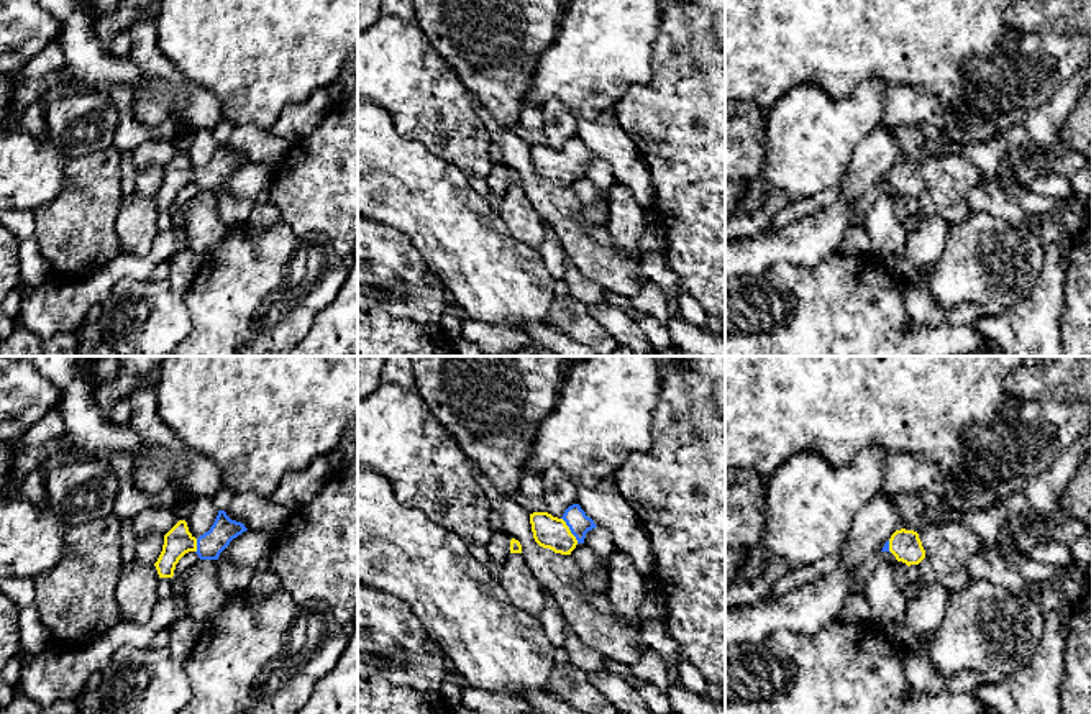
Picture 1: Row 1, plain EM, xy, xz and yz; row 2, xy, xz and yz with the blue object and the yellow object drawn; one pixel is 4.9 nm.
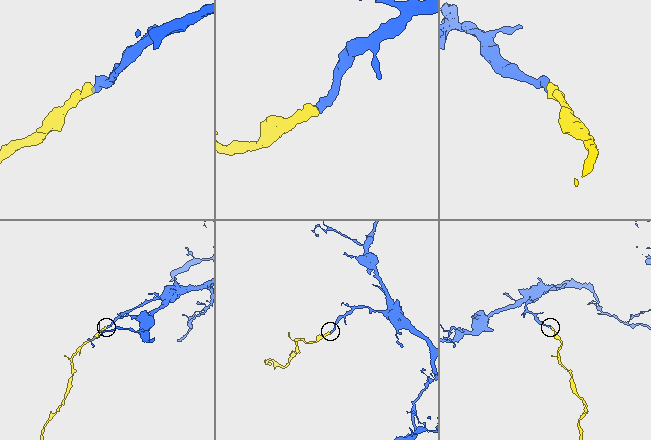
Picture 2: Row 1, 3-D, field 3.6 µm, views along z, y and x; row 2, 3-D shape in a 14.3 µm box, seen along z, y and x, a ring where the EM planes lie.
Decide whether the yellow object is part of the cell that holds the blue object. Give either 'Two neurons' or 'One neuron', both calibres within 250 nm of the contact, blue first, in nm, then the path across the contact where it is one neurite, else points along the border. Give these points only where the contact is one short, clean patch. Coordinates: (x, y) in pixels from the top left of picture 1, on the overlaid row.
One neuron. Thickness 110 nm (blue) against 160 nm. Path across: xz (579, 524), (570, 529), (550, 532)

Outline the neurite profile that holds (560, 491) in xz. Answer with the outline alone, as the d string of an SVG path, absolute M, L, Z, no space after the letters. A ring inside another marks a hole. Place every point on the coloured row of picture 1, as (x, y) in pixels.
M546 471L543 474L545 492L543 497L548 506L548 514L561 519L564 510L576 504L579 487L577 484L563 471Z

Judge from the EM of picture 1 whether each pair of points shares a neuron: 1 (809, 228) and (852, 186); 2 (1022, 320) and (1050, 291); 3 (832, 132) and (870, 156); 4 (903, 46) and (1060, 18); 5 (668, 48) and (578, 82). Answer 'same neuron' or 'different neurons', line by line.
1: same neuron
2: same neuron
3: different neurons
4: different neurons
5: different neurons

